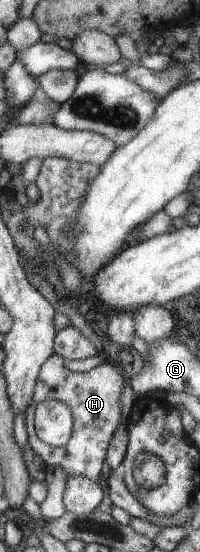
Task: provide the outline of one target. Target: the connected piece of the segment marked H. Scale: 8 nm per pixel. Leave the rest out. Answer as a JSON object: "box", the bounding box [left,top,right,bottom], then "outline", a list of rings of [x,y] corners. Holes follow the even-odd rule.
{"box":[22,354,124,481],"outline":[[[52,354],[41,366],[36,378],[33,394],[28,402],[27,408],[25,409],[22,417],[24,427],[27,433],[27,443],[31,447],[32,451],[41,457],[41,461],[45,465],[60,465],[67,476],[84,476],[90,478],[92,481],[97,481],[98,474],[100,473],[100,466],[102,461],[105,459],[105,453],[107,450],[108,442],[116,429],[116,426],[122,421],[120,419],[120,394],[124,385],[122,376],[118,373],[118,368],[114,363],[107,359],[103,359],[102,363],[93,367],[87,372],[74,372],[64,369],[62,365],[62,358],[59,355]],[[42,400],[56,400],[65,403],[70,408],[72,416],[72,427],[71,434],[69,435],[68,441],[63,446],[52,447],[47,443],[42,443],[35,434],[33,426],[33,415],[35,414],[35,407],[37,403]]]}

